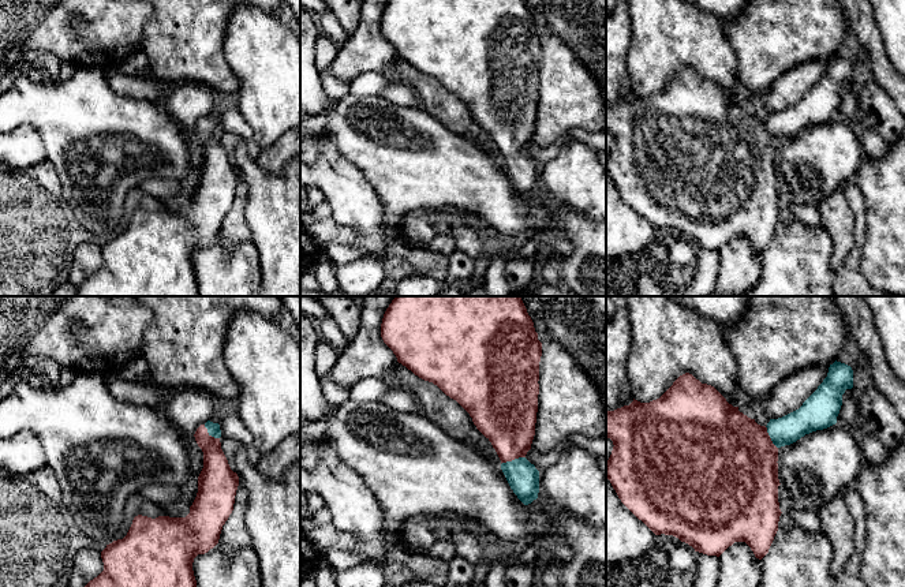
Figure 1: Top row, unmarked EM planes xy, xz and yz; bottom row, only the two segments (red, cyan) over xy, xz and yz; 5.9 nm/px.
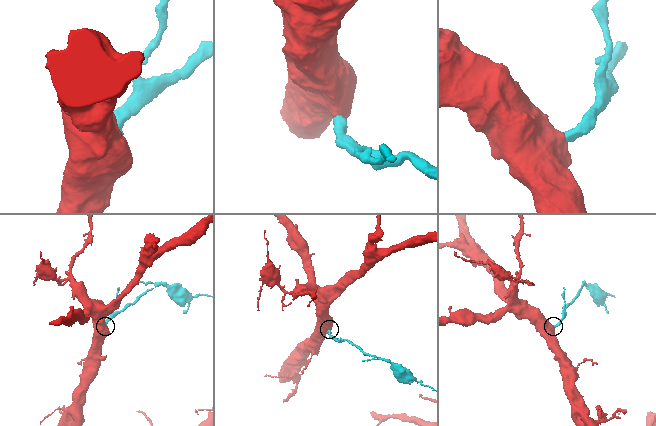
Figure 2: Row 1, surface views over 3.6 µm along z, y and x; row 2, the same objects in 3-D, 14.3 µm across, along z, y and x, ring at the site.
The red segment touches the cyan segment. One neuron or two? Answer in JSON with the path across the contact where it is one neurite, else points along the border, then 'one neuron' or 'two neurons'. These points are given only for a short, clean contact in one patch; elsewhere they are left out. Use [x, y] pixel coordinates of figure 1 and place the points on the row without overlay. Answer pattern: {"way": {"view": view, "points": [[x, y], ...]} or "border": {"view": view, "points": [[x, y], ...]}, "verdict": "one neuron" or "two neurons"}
{"way": {"view": "xz", "points": [[507, 112], [513, 153], [515, 161], [523, 172]]}, "verdict": "one neuron"}

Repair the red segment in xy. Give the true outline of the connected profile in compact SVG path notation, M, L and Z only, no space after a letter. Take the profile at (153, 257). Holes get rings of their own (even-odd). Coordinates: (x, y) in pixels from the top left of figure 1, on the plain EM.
M207 115L197 123L194 131L203 146L203 162L198 171L198 187L190 207L186 212L135 210L127 229L106 239L101 246L104 265L78 287L76 296L199 296L192 257L198 248L207 247L218 238L222 220L233 205L239 171L231 164L221 143L218 117Z

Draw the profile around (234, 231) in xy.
M242 173L235 190L233 205L222 220L218 238L227 253L233 253L242 243L251 240L251 231L246 221L248 184Z

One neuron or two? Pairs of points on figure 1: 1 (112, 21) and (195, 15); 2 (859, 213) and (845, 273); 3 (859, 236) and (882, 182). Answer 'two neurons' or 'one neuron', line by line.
1: two neurons
2: one neuron
3: two neurons

